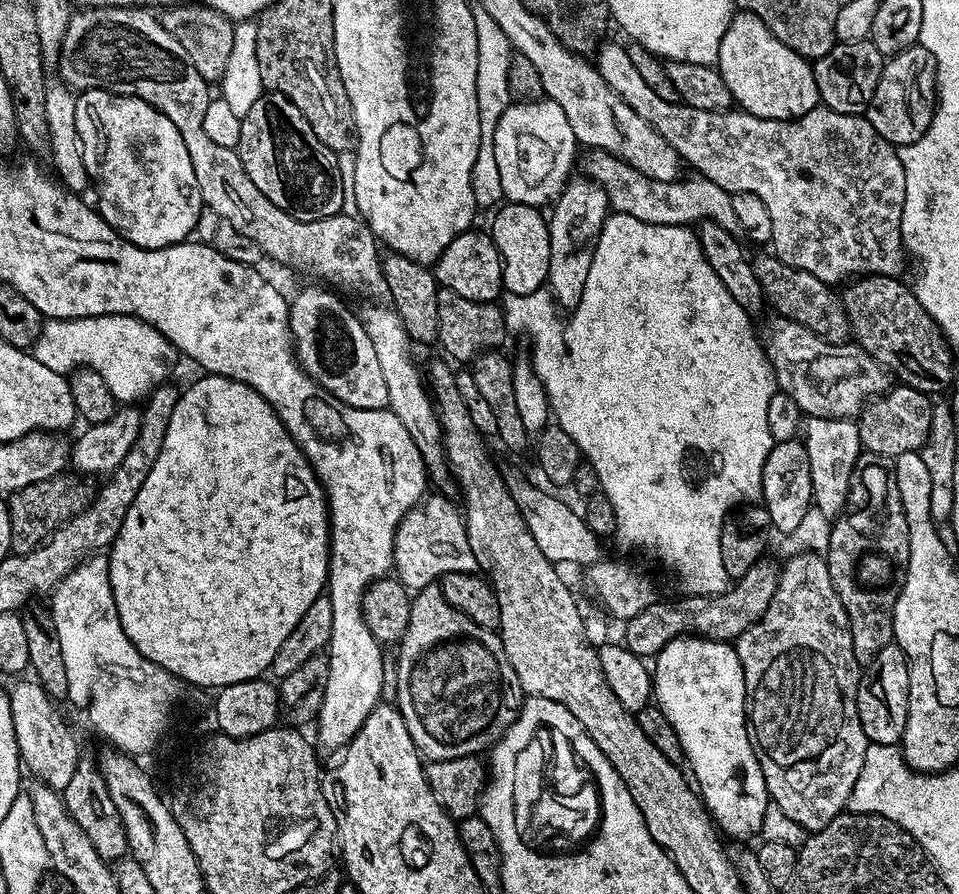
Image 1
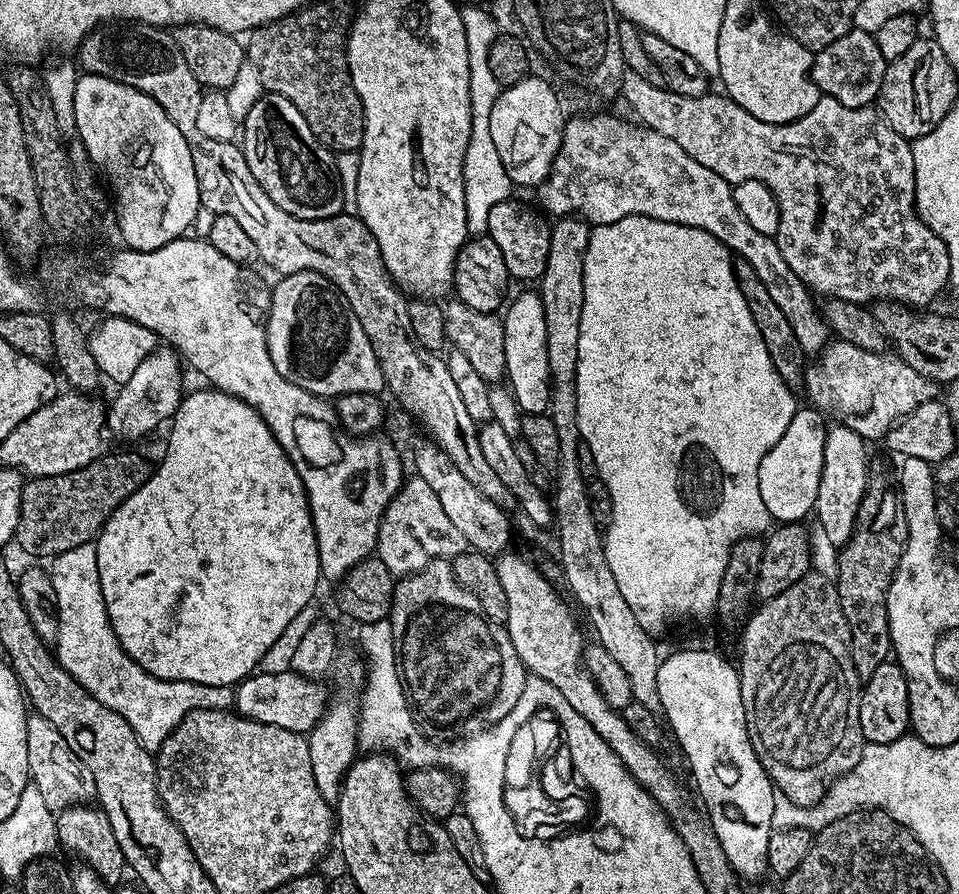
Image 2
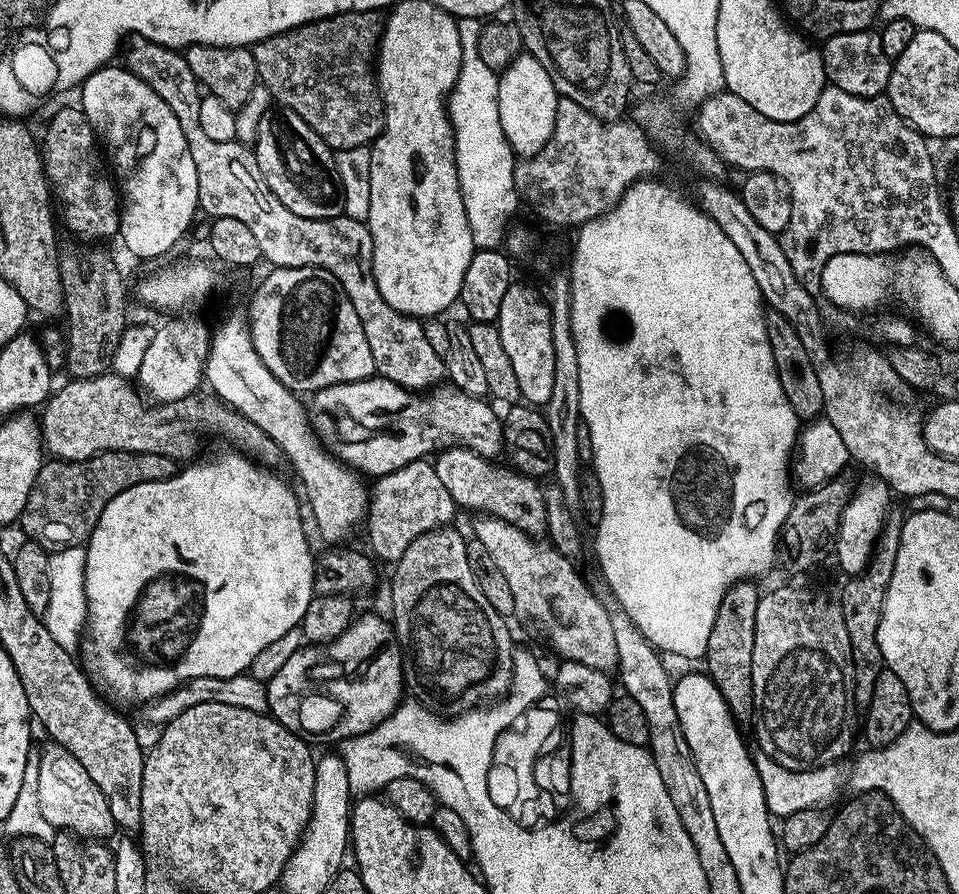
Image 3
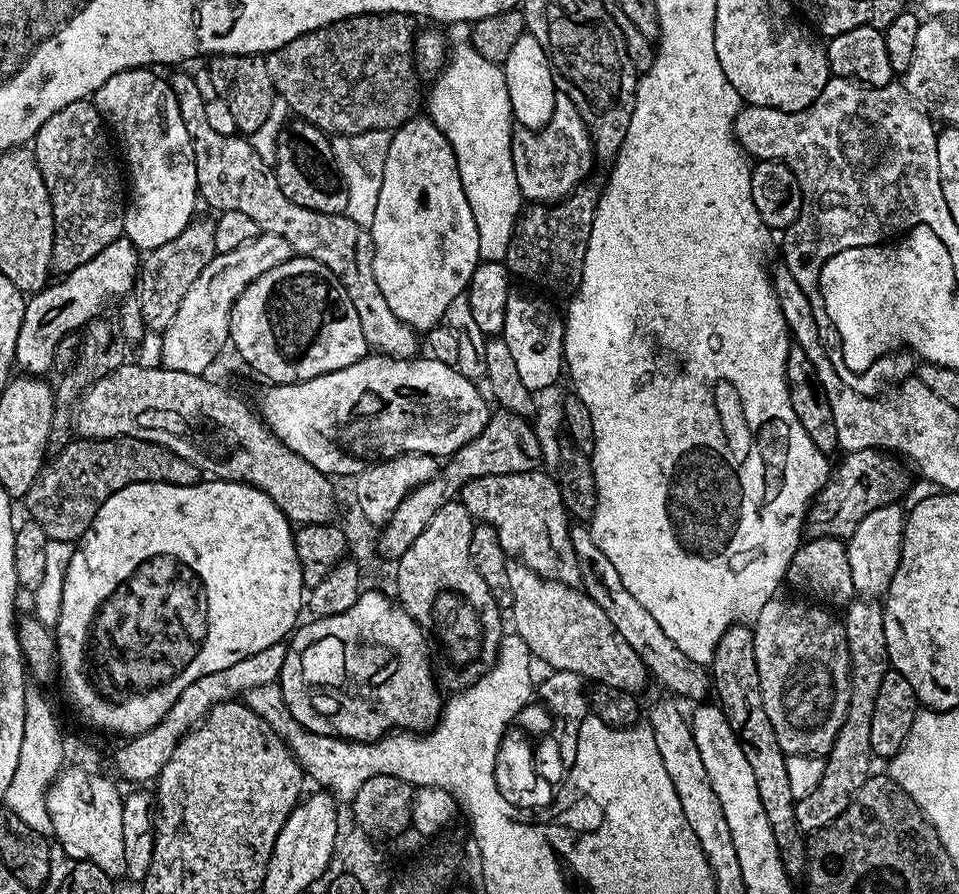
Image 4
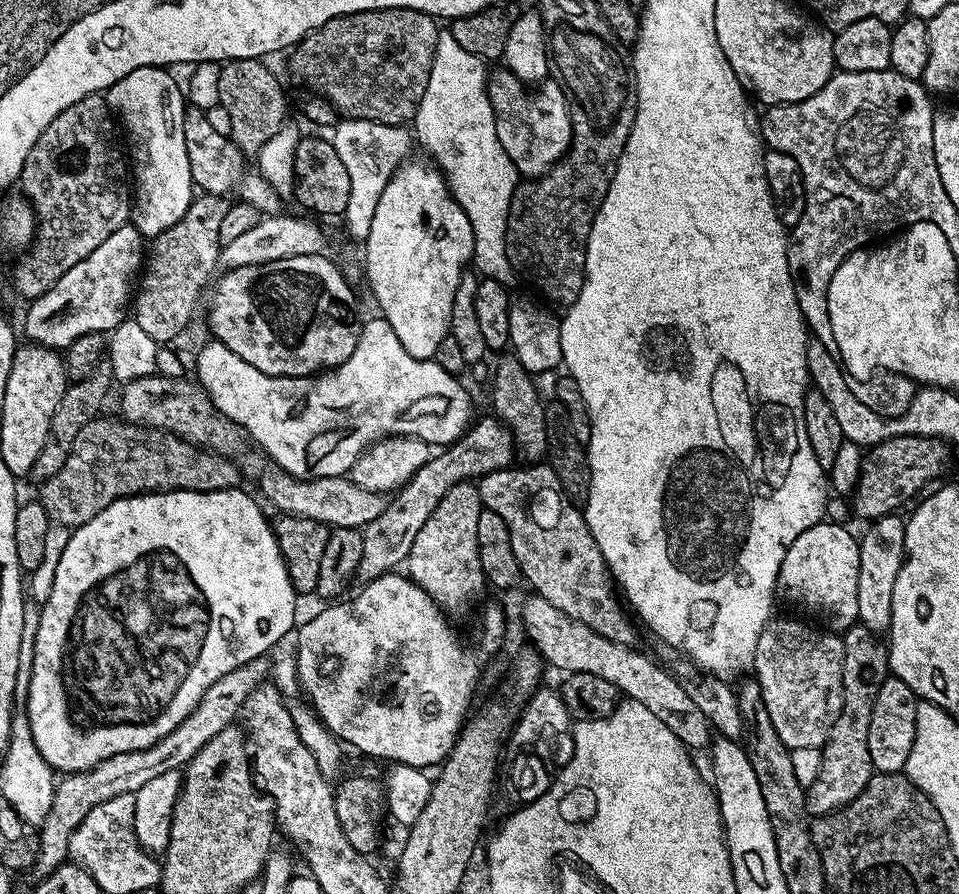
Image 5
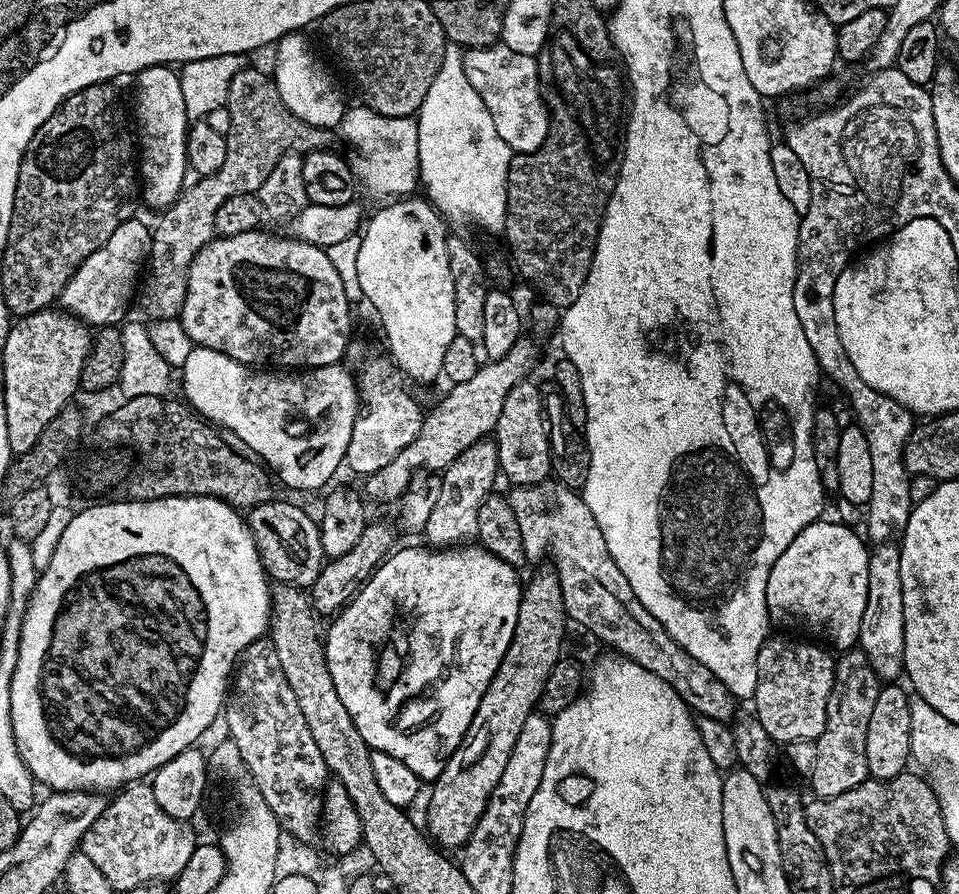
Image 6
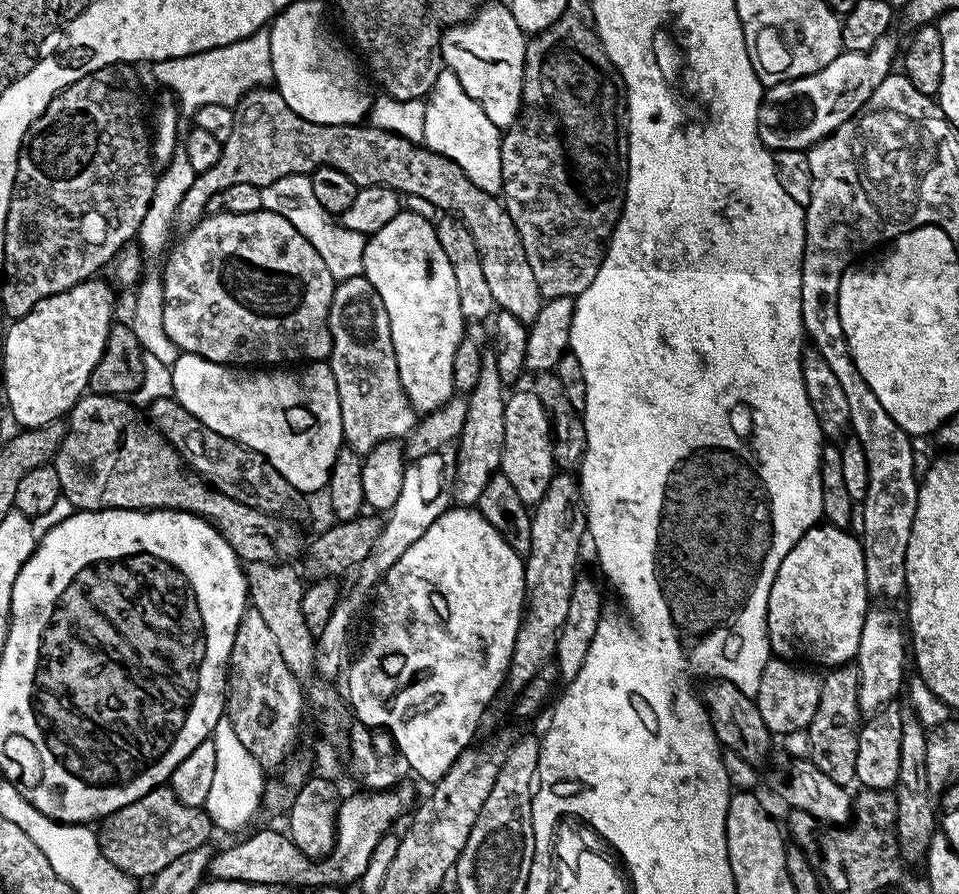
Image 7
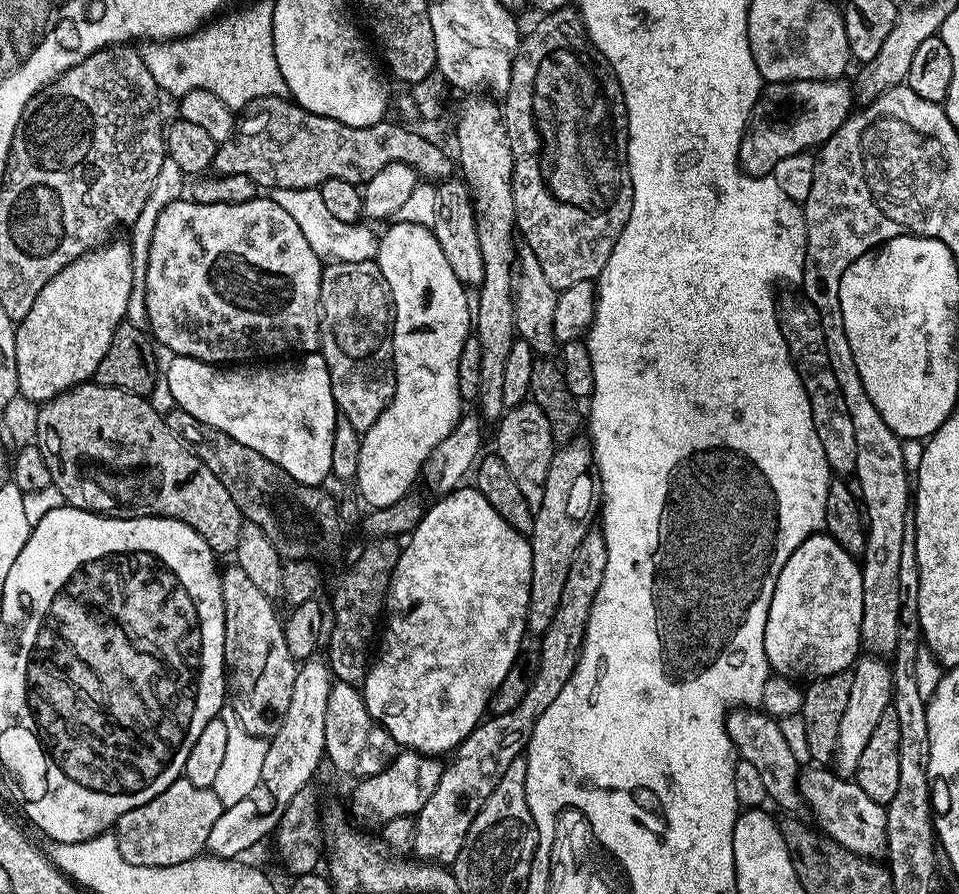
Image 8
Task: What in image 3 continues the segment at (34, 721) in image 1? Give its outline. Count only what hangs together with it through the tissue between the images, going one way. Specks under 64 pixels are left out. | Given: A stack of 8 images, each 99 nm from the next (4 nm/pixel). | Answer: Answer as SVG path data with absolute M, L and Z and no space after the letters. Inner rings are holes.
M52 742L47 746L49 748L38 757L38 807L42 809L42 818L57 830L87 834L92 838L108 838L104 836L115 833L117 827L106 794L94 786L94 778L86 774L82 762L78 762L78 758L74 758L74 754L67 752L61 744Z

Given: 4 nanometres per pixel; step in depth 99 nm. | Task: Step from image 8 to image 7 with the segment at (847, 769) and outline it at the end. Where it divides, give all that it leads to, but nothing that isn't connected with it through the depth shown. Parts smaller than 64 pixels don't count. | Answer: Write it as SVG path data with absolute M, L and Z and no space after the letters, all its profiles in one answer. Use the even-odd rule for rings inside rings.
M869 607L862 638L858 638L858 650L854 661L858 670L858 706L865 717L880 712L887 704L897 699L896 695L905 687L904 663L909 663L910 656L906 651L906 628L888 608Z

